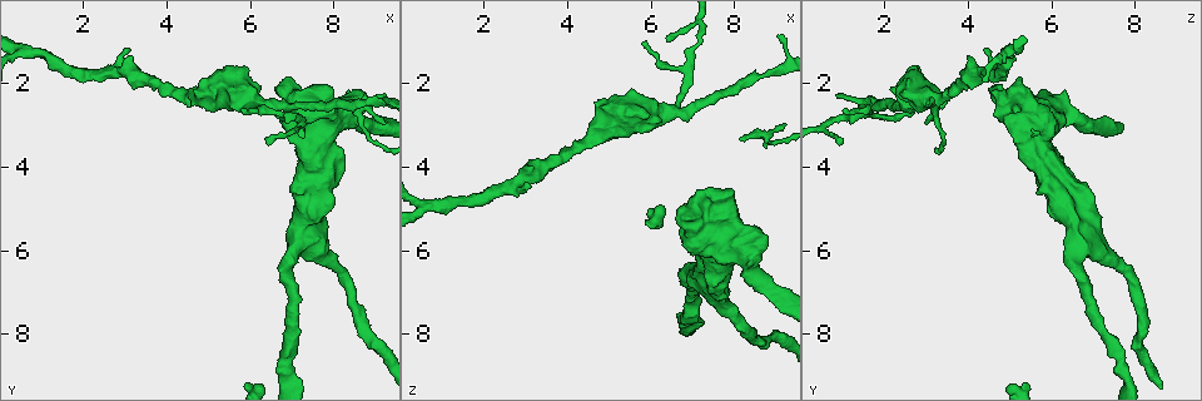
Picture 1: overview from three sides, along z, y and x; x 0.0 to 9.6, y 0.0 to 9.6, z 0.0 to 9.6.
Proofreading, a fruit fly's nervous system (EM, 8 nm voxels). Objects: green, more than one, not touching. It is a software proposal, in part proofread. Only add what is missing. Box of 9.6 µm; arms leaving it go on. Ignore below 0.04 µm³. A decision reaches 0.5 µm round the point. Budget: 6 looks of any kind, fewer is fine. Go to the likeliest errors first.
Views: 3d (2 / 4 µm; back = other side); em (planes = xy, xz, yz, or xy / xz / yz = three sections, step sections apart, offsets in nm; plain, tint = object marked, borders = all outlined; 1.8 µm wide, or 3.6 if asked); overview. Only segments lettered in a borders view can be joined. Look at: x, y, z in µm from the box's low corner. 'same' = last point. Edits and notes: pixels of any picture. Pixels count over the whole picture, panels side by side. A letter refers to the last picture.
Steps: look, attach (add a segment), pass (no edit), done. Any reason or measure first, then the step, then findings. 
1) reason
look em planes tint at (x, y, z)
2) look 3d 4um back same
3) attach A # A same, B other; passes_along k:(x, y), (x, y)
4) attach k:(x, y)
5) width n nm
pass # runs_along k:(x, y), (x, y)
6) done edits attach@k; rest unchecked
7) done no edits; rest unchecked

tapers out
look em planes borders at (9.10, 2.25, 0.80)

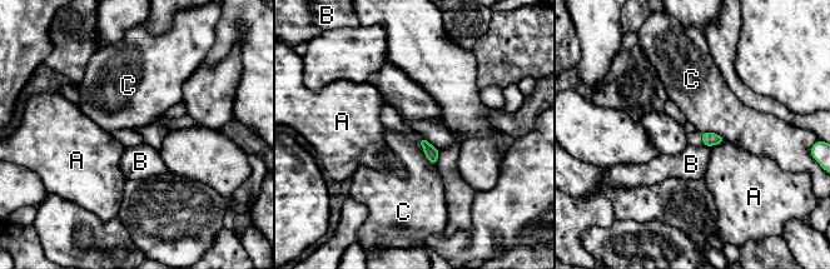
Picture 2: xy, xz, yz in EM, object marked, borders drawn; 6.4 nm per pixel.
pass # A other, B other, C other; border 2:(423, 135), (418, 144), (436, 165); no lettered segment goes on from it

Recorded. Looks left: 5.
thick turns thin
look 3d 4um at (4.70, 2.40, 3.35)

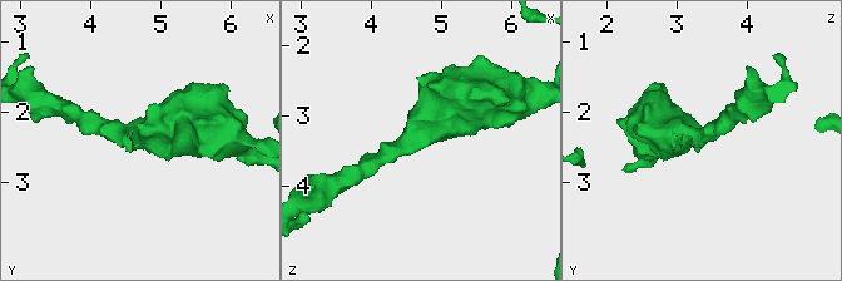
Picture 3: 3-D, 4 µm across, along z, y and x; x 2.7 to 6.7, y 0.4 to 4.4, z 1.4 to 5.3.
look em 3.6um planes tint at (4.75, 2.40, 3.25)

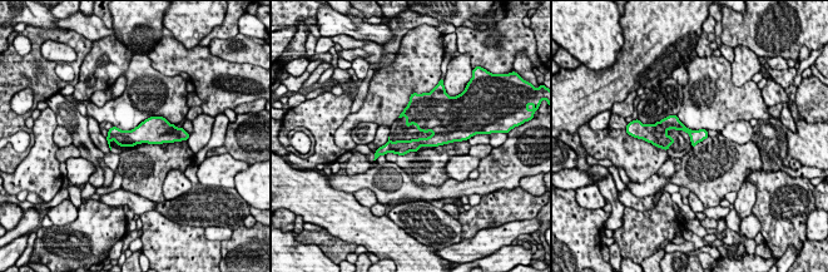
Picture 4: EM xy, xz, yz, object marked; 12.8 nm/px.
see the neighbours
look em 3.6um planes borders same

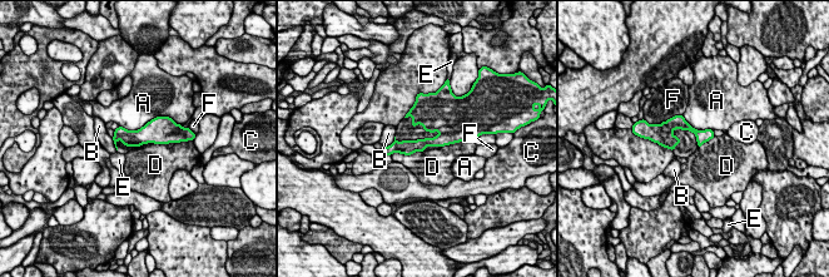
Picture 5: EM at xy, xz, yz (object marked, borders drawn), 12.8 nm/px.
width 160 nm
pass # A other, B other, C other, D other, E other, F other; runs_along 5:(710, 133), (675, 125), (661, 139); no lettered segment goes on from it

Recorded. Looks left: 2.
free end
look em xz step 4 tint at (3.05, 1.15, 4.35)

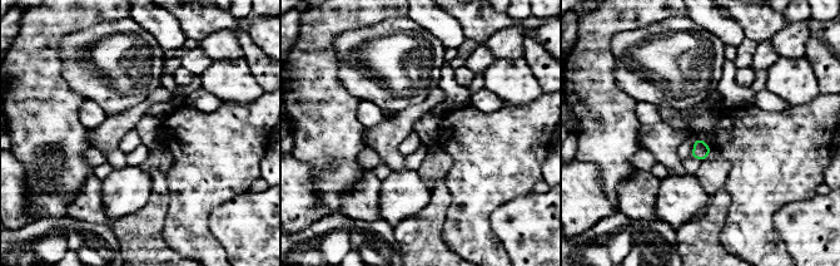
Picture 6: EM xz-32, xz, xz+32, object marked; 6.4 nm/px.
look em planes borders same

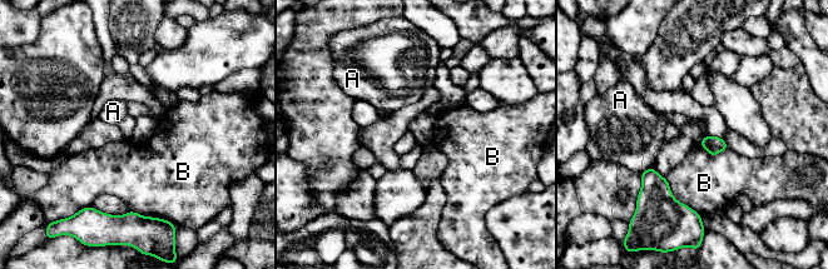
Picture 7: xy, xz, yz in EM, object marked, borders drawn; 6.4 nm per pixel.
width 120 nm
pass # A other, B other; no lettered segment goes on from it

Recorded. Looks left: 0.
done no edits; rest unchecked

